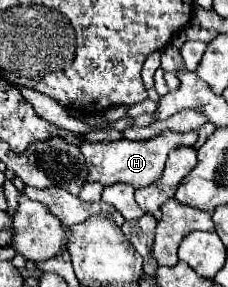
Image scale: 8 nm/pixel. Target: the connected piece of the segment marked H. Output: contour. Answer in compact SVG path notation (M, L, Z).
M168 131L168 133L148 139L148 141L120 139L114 143L84 143L80 147L80 151L88 165L88 183L100 183L104 187L112 185L112 183L126 183L126 185L140 189L140 187L148 187L152 181L156 181L162 175L166 157L172 151L172 147L194 145L196 139L198 139L196 131L190 131L190 133L170 133Z

